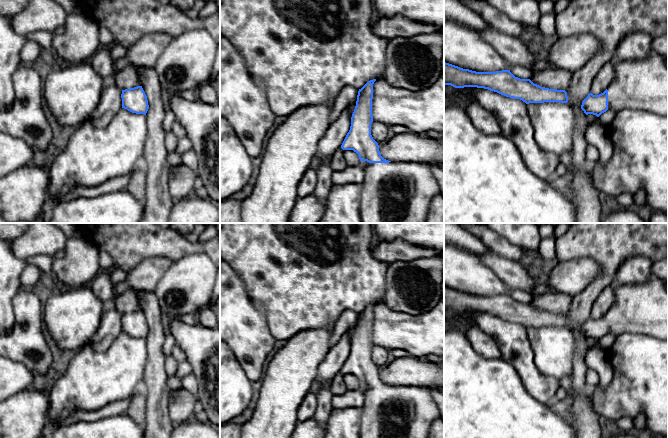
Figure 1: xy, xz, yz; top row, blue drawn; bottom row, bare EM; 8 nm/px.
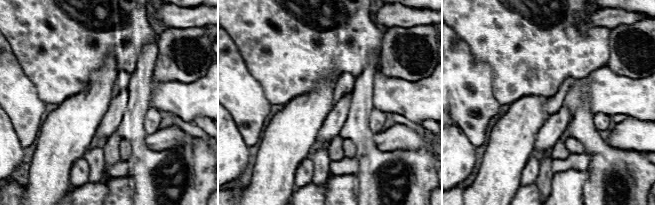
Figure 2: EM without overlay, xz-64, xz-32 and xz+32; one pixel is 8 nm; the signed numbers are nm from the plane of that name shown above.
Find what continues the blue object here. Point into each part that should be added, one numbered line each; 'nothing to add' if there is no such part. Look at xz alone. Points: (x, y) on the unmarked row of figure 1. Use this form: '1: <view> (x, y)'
1: xz (405, 411)

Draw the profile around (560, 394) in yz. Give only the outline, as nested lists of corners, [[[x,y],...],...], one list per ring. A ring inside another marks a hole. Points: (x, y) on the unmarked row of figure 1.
[[[560,387],[557,390],[556,394],[554,395],[554,397],[548,403],[548,405],[554,404],[554,403],[564,399],[566,396],[567,396],[567,394],[566,394],[565,390],[562,387]]]

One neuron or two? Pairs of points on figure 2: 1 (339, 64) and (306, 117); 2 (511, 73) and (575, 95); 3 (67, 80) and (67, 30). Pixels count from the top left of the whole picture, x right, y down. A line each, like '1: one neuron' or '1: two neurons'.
1: two neurons
2: two neurons
3: one neuron

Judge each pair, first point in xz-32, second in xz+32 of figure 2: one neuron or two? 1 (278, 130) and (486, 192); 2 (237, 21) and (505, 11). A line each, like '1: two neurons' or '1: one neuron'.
1: one neuron
2: one neuron

